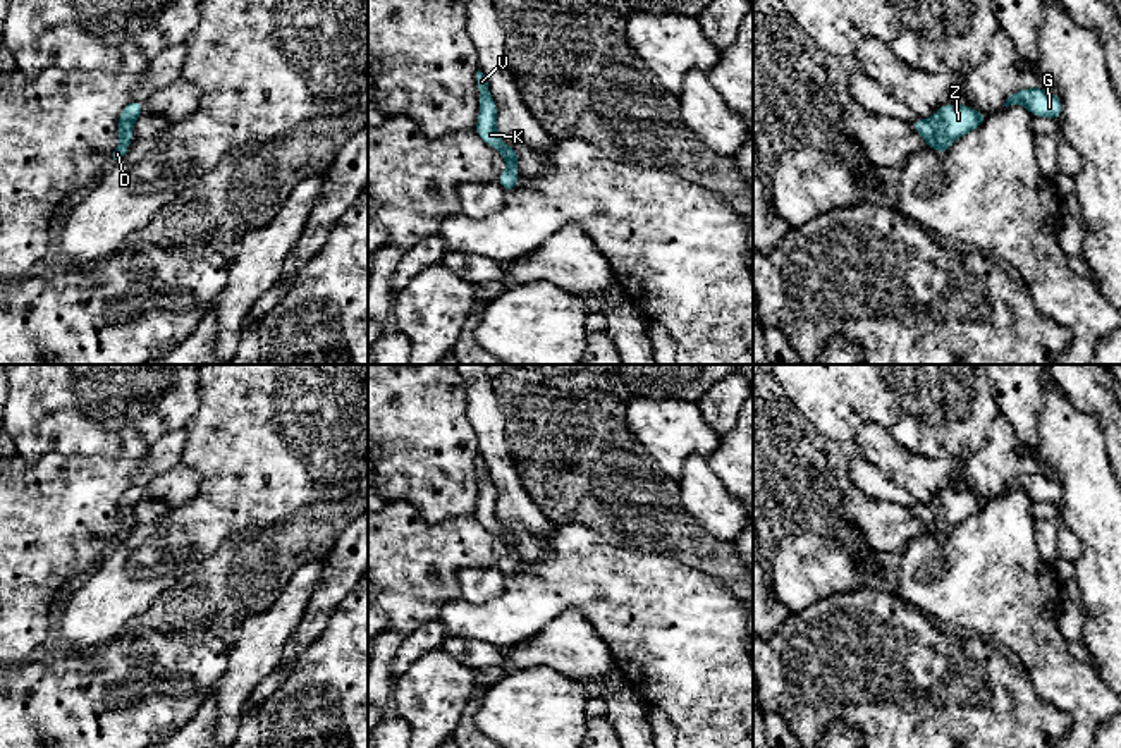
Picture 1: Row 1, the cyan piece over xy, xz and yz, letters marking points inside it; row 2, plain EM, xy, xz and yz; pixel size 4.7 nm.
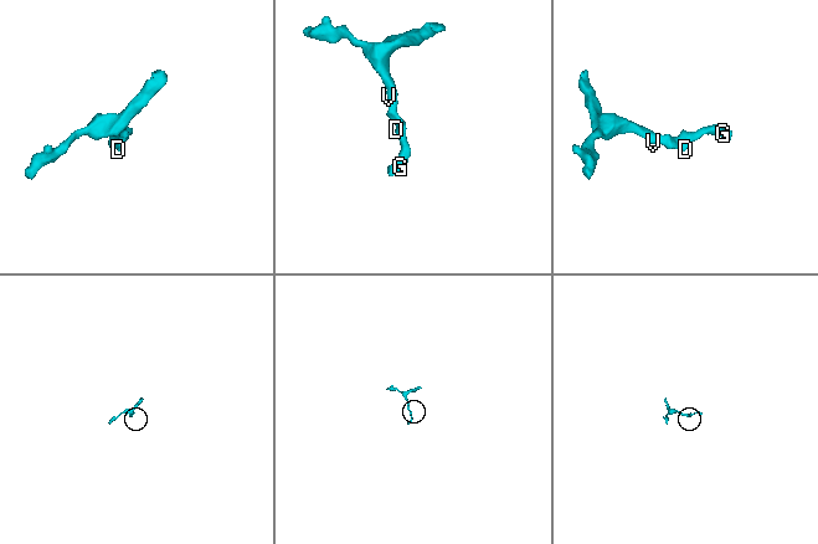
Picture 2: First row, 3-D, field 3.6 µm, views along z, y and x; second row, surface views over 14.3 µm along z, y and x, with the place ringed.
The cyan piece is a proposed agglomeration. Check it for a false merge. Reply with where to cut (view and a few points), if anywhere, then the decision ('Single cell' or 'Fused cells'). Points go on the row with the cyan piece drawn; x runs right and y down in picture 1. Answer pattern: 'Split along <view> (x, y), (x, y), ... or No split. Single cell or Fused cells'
No split. Single cell

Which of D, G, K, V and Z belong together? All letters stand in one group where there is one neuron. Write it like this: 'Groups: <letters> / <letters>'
Groups: D G K V Z

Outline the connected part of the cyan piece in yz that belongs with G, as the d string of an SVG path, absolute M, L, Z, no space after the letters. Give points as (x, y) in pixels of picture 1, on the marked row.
M1026 88L1014 91L1004 103L1004 107L1009 105L1025 105L1032 117L1051 117L1056 122L1059 122L1063 115L1061 98L1044 88Z

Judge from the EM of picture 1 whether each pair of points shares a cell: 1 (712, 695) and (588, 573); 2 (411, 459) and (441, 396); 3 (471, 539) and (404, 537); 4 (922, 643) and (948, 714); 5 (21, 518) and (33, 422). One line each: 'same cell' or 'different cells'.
1: same cell
2: same cell
3: same cell
4: same cell
5: different cells

